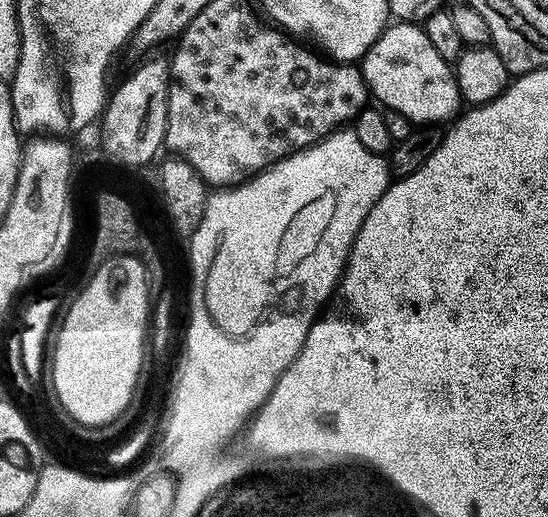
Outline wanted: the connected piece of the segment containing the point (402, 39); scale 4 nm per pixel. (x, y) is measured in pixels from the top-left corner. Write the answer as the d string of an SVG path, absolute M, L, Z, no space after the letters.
M396 22L388 26L363 56L362 71L364 80L368 83L369 93L375 99L377 96L385 109L402 113L413 125L440 126L445 123L443 120L451 121L461 111L460 87L456 85L453 65L446 63L442 54L438 54L438 50L430 46L430 38L426 38L419 23Z

